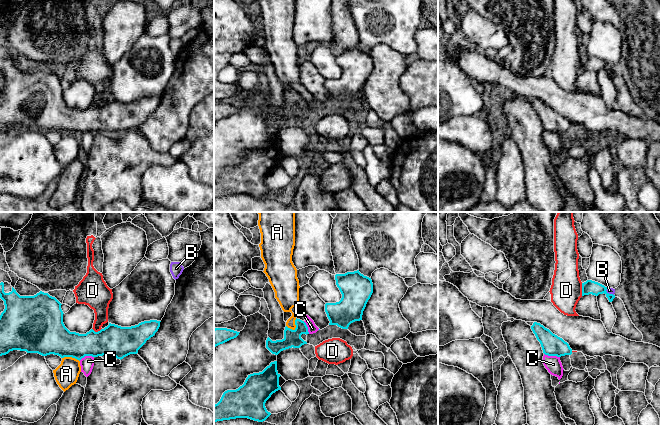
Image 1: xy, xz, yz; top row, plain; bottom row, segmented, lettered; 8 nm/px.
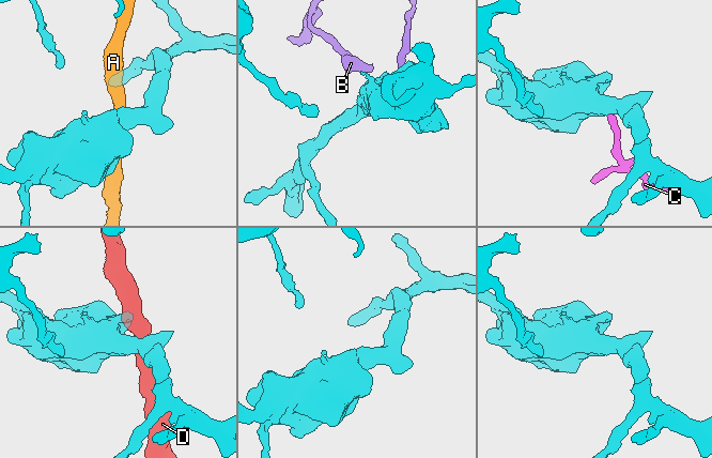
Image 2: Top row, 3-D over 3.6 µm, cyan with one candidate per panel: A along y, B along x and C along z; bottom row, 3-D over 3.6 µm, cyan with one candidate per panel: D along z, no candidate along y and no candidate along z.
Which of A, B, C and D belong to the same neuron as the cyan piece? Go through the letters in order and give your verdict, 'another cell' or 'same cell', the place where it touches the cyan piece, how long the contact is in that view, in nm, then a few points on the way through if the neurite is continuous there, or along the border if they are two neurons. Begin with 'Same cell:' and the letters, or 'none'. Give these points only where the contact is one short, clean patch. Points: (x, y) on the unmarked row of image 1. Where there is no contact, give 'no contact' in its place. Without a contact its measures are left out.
Same cell: D
A: another cell; meets cyan in xz at (296, 103); contact 110 nm long; border along xz (296, 94), (293, 105), (286, 102)
B: another cell; meets cyan in yz at (608, 69); contact 90 nm long; border along yz (606, 63), (606, 66), (613, 71)
C: another cell; meets cyan in yz at (552, 131); contact 130 nm long; border along yz (544, 129), (559, 133)
D: same cell; meets cyan in yz at (582, 65); contact 100 nm long

